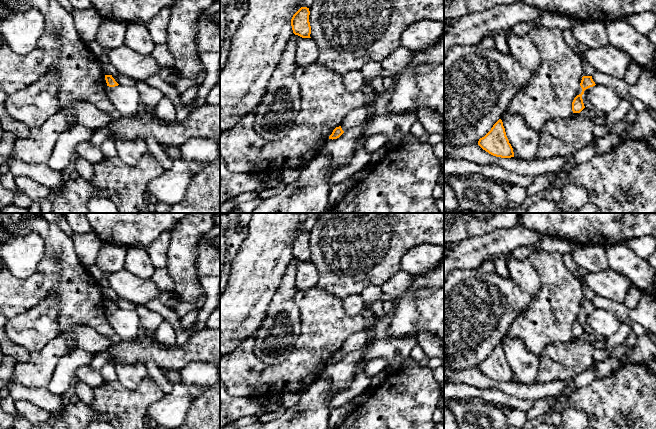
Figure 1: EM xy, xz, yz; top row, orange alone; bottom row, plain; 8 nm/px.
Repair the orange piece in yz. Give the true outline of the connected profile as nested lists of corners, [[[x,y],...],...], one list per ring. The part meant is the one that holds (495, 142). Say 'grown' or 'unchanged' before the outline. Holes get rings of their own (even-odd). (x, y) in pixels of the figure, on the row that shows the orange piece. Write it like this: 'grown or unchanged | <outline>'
unchanged | [[[501,119],[493,125],[484,137],[479,139],[478,145],[493,156],[501,158],[514,157],[513,148],[506,136]]]

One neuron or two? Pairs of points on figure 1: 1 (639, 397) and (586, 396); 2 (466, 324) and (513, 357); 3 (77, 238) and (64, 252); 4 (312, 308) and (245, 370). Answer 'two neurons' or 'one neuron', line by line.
1: one neuron
2: two neurons
3: two neurons
4: one neuron

